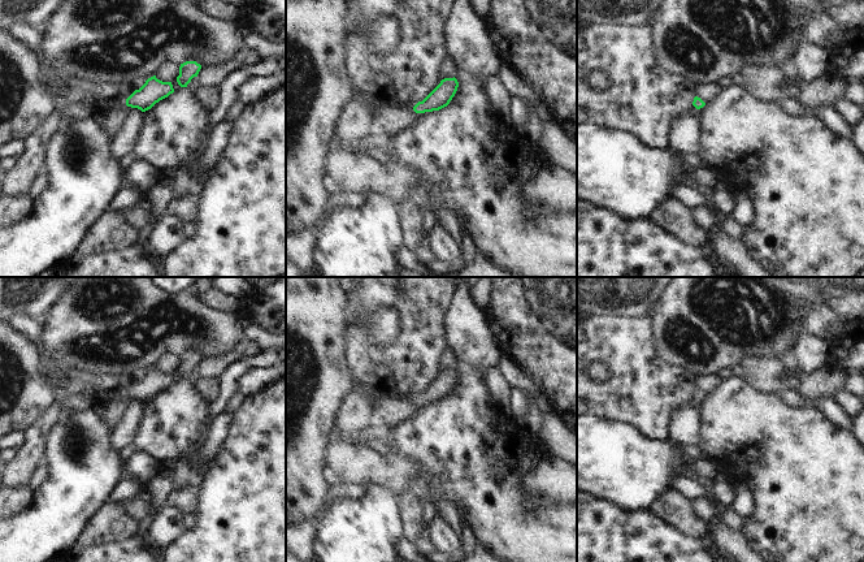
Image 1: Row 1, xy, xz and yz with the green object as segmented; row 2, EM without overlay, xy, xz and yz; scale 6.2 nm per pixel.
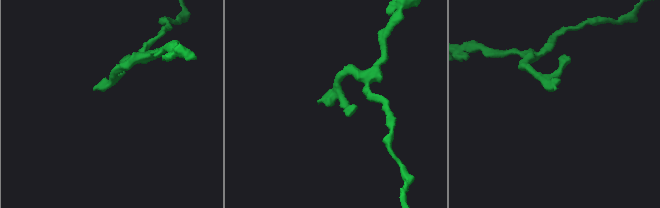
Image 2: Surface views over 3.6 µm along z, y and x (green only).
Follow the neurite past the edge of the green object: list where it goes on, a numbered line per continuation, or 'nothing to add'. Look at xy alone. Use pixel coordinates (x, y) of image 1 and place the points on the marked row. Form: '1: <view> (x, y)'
1: xy (111, 121)

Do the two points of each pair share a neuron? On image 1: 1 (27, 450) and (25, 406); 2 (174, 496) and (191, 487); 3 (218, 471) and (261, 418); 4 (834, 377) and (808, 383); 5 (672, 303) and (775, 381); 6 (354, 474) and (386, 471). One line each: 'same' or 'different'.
1: different
2: same
3: same
4: same
5: different
6: same

